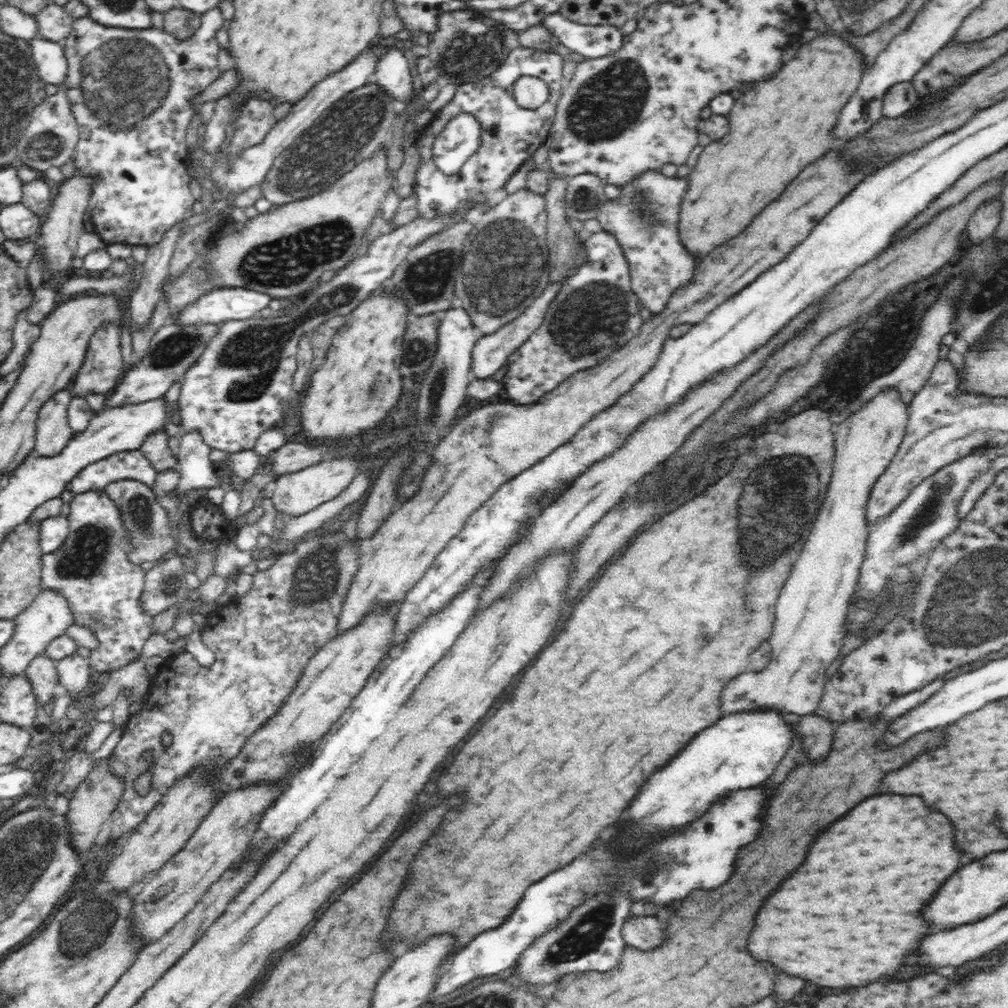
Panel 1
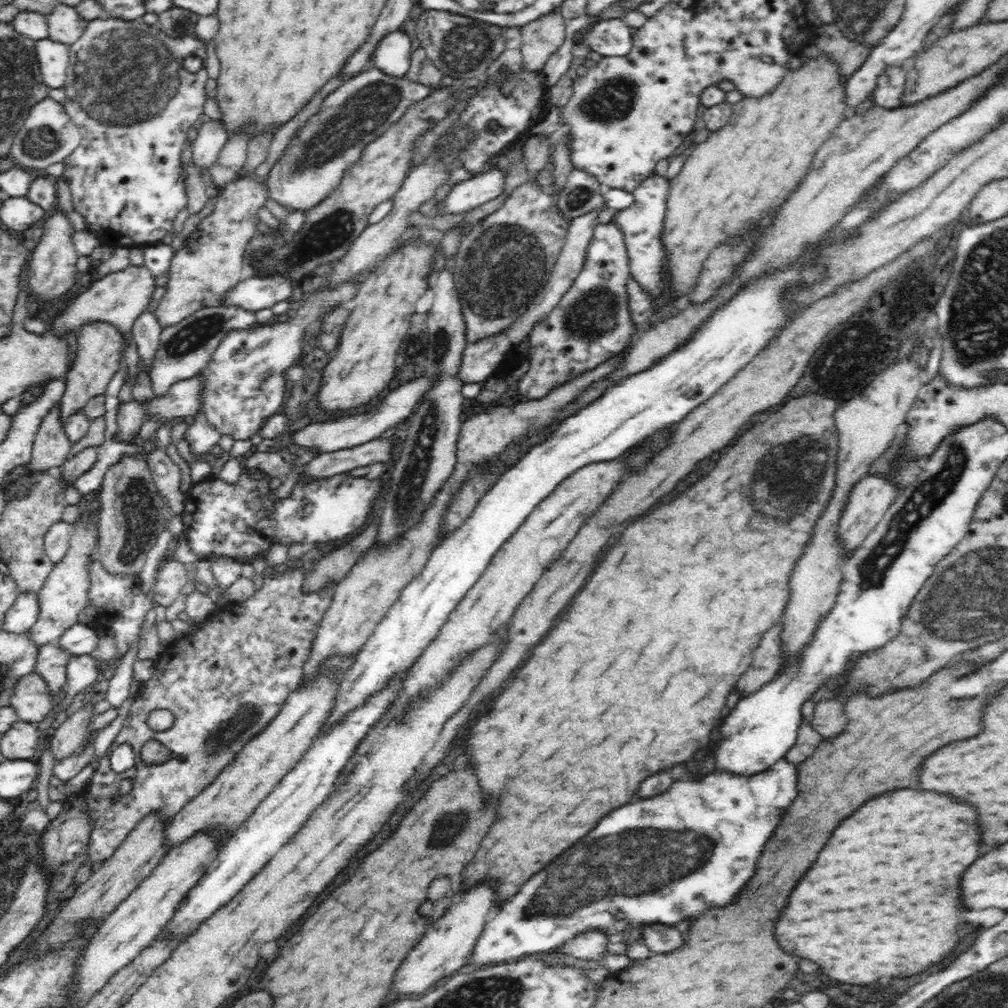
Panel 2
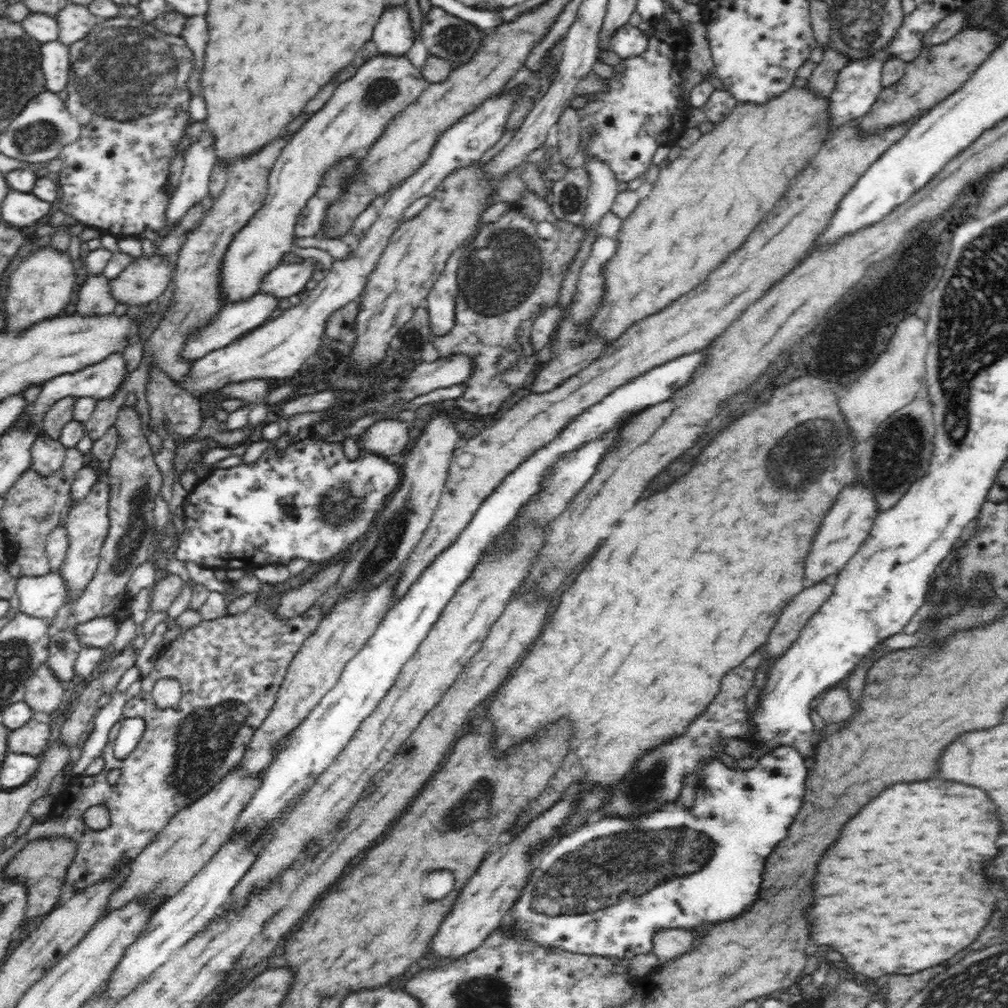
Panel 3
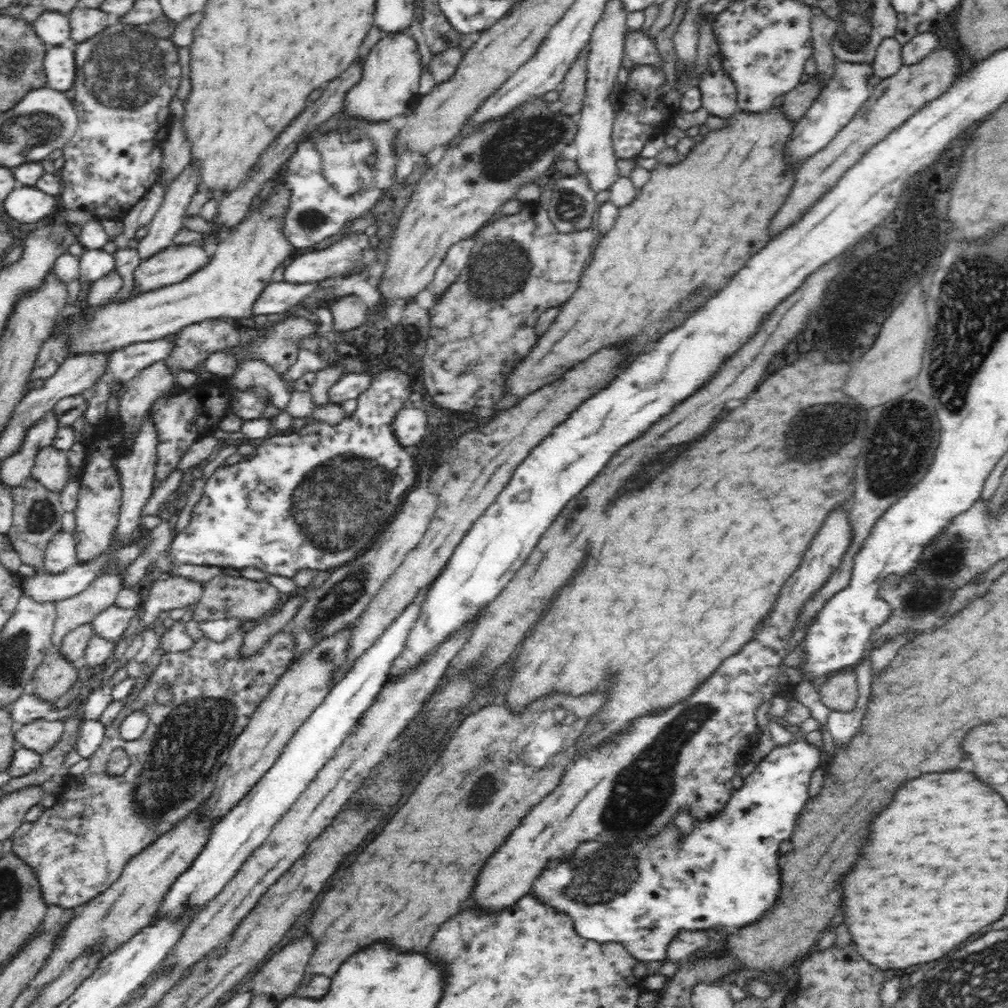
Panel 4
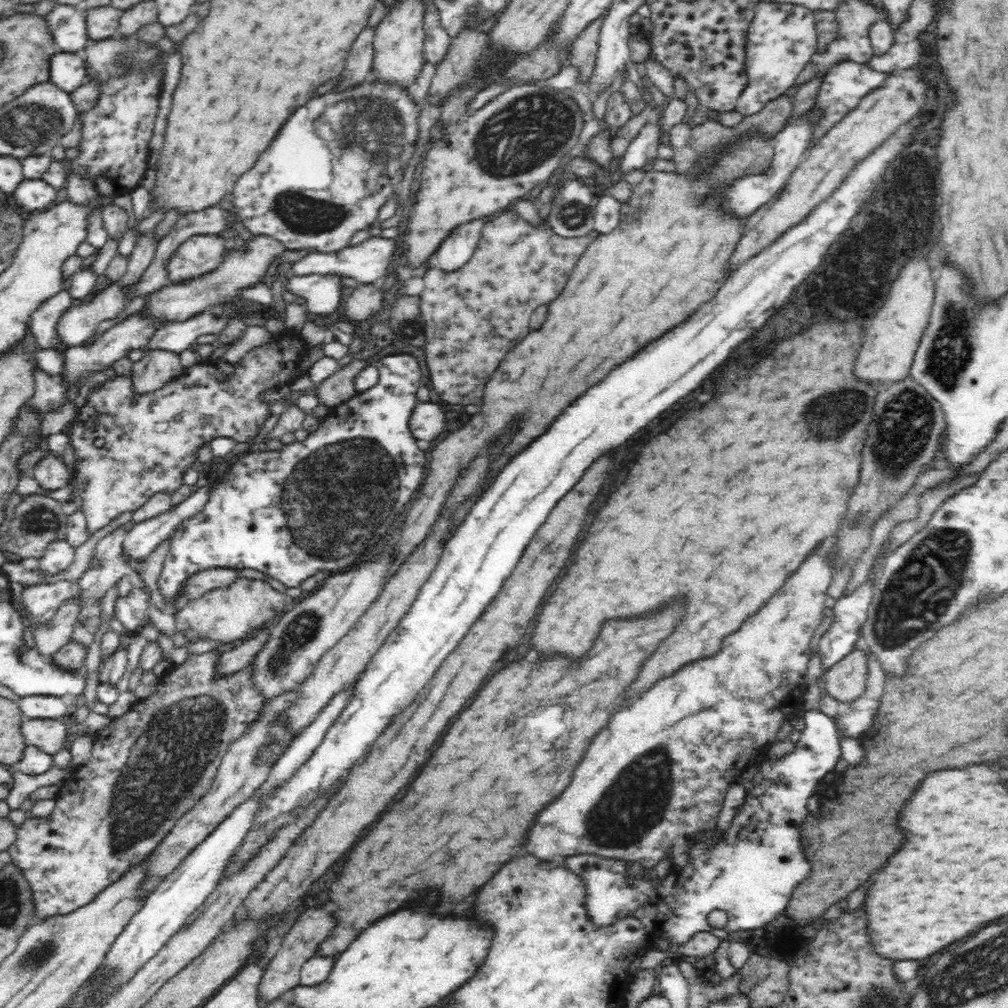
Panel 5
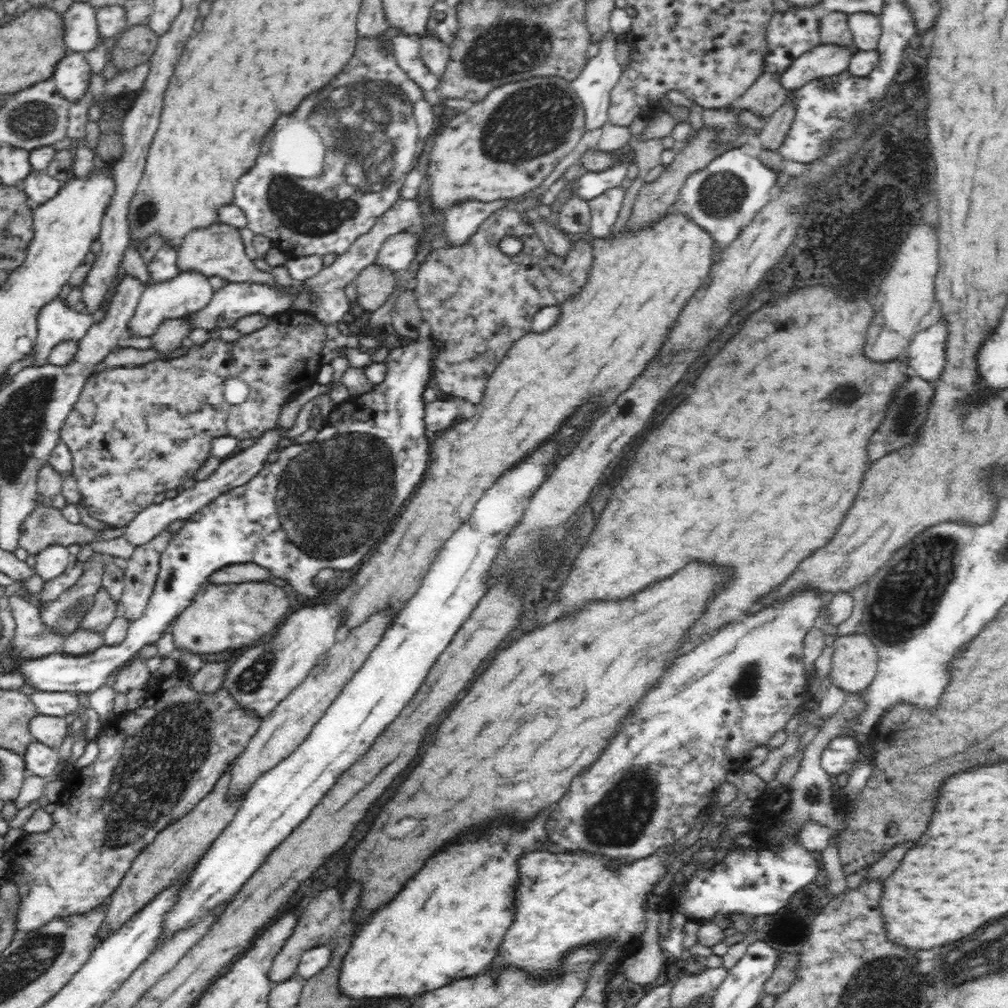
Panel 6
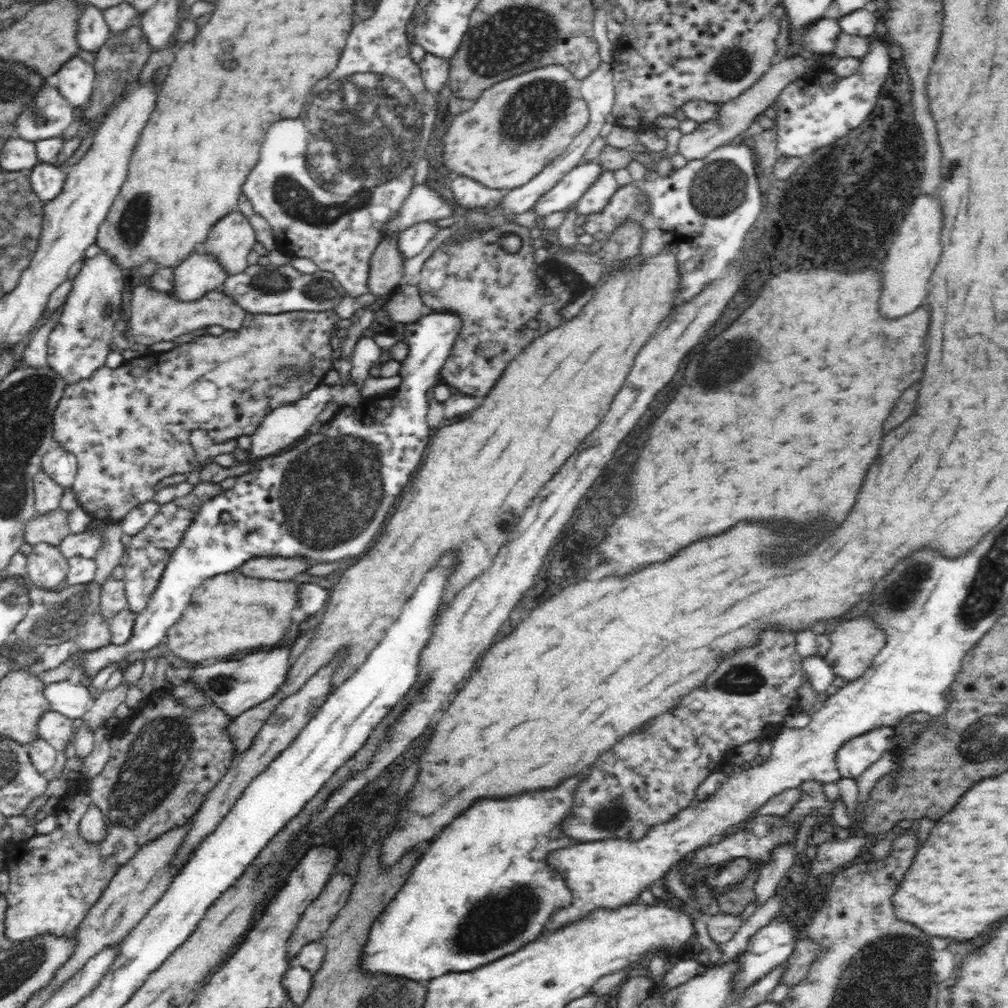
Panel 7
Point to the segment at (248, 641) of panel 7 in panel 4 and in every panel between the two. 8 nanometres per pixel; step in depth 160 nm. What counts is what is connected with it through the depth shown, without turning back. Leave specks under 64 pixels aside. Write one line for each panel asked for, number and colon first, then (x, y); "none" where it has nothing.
4: (223, 596)
5: (231, 612)
6: (225, 616)

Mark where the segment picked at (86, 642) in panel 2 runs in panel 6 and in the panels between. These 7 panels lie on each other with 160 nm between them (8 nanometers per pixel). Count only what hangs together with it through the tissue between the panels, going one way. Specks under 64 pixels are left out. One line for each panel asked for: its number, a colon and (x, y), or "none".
3: (99, 632)
4: (110, 624)
5: (131, 611)
6: (140, 577)

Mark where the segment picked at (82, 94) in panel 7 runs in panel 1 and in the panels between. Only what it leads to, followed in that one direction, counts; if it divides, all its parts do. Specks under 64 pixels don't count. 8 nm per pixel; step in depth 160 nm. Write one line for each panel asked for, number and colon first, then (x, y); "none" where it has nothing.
1: (51, 63)
2: (53, 57)
3: (55, 58)
4: (59, 64)
5: (68, 71)
6: (72, 73)

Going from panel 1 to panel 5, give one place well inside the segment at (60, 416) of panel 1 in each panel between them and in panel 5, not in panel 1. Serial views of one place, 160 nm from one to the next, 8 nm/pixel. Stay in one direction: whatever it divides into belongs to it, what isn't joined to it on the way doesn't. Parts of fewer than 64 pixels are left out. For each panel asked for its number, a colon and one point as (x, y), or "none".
2: (51, 447)
3: (47, 455)
4: (51, 468)
5: (51, 472)

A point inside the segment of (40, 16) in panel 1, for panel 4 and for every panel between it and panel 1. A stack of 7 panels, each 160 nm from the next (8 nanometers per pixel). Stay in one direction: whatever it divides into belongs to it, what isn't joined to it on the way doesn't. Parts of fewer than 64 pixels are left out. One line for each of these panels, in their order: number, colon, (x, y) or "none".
2: (65, 25)
3: (74, 21)
4: (84, 22)

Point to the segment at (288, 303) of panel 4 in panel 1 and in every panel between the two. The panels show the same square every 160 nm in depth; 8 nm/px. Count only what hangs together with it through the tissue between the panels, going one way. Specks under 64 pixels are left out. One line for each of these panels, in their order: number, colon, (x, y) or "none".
1: (172, 350)
2: (186, 347)
3: (233, 320)

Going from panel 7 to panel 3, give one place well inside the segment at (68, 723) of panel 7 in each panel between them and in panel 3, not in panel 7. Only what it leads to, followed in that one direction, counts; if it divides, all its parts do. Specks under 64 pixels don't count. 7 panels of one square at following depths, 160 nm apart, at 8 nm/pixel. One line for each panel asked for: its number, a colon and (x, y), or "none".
3: (31, 739)
4: (40, 735)
5: (49, 735)
6: (50, 730)

